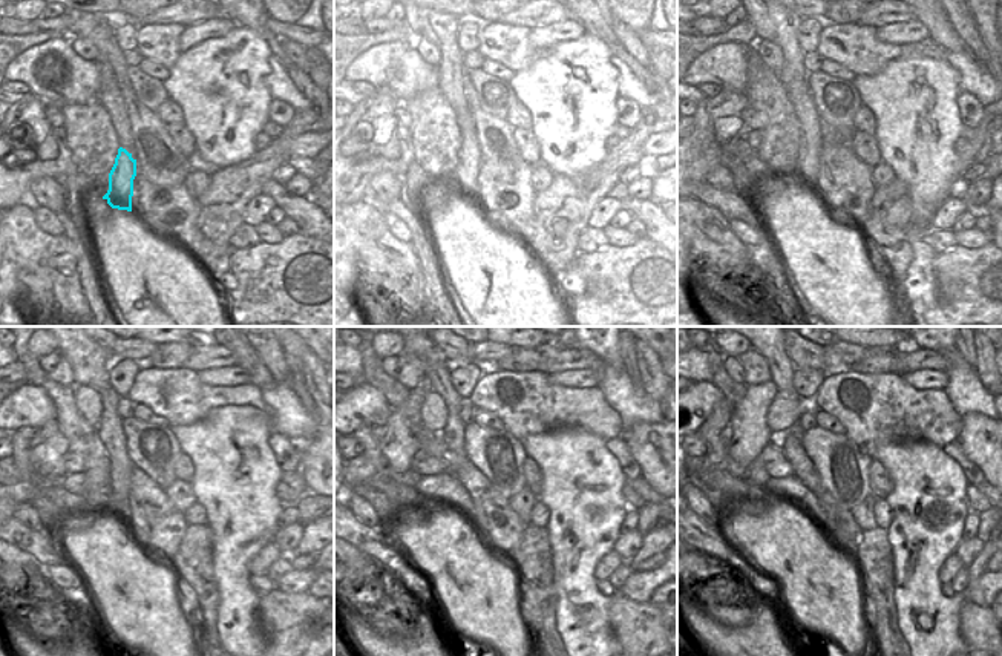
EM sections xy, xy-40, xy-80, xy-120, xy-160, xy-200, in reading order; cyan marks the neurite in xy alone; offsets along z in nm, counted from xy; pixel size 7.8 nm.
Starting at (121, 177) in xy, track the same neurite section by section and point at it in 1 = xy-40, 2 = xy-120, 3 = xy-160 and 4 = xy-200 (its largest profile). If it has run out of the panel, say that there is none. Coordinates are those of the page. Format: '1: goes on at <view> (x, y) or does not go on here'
1: goes on at xy-40 (463, 184)
2: goes on at xy-120 (111, 434)
3: goes on at xy-160 (438, 376)
4: goes on at xy-200 (782, 368)

